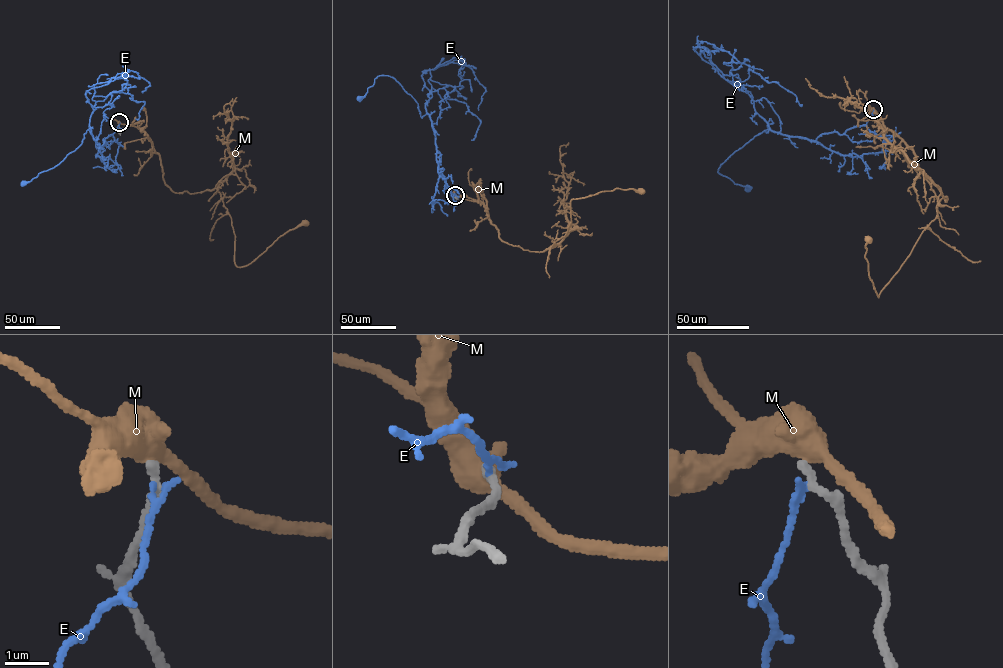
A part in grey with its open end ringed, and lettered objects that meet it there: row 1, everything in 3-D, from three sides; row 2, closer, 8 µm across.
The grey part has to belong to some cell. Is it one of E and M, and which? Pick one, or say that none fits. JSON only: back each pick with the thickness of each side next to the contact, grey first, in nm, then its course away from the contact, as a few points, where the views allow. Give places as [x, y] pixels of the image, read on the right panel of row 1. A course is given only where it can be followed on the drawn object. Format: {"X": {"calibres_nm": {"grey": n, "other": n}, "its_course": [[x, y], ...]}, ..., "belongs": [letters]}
{"belongs": []}

